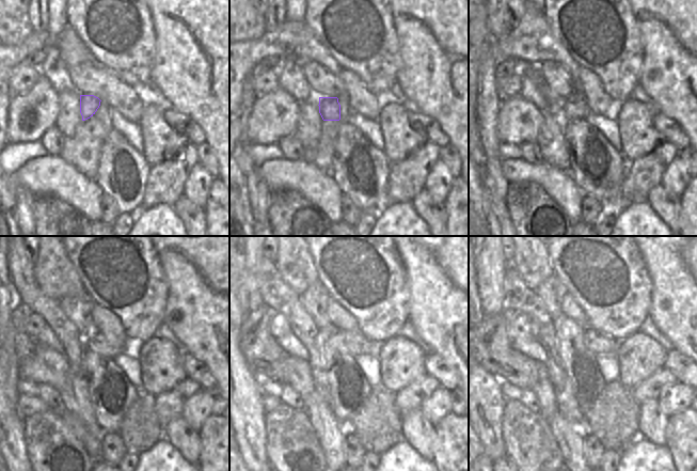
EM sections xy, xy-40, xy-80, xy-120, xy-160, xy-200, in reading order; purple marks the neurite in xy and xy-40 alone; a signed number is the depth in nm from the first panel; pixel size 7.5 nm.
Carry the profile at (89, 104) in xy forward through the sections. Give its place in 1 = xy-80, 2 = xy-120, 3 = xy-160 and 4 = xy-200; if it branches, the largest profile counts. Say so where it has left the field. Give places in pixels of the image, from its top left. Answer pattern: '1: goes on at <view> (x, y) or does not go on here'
1: goes on at xy-80 (574, 107)
2: goes on at xy-120 (97, 342)
3: goes on at xy-160 (353, 342)
4: goes on at xy-200 (598, 343)

